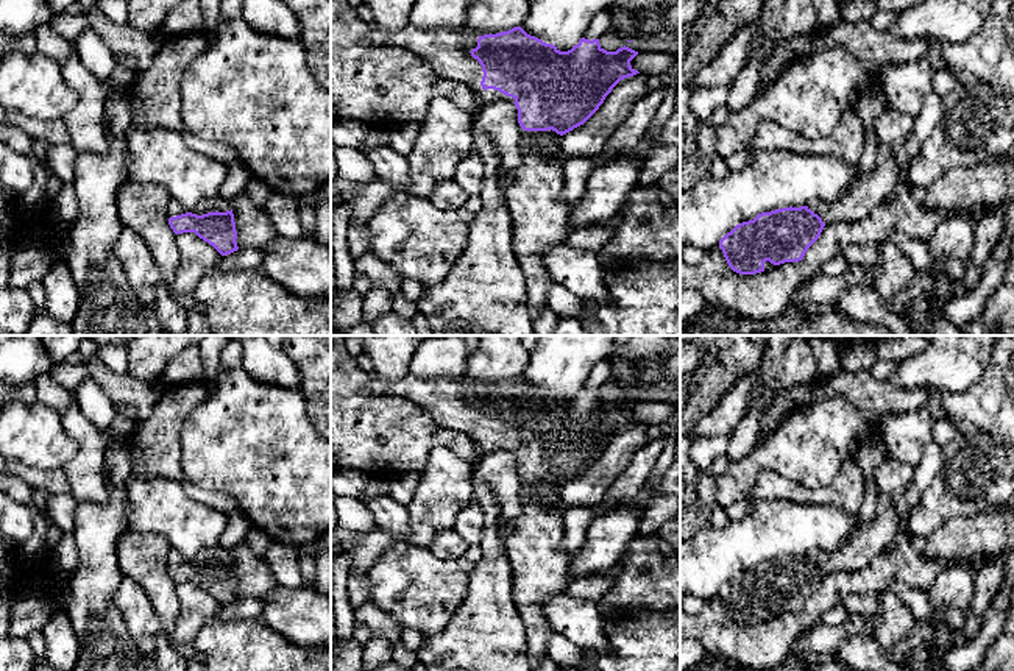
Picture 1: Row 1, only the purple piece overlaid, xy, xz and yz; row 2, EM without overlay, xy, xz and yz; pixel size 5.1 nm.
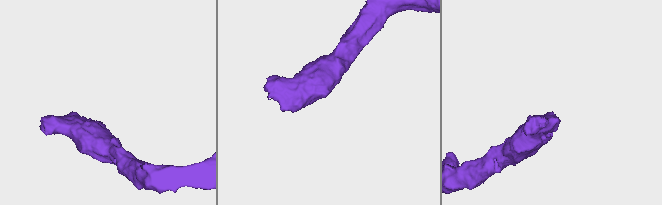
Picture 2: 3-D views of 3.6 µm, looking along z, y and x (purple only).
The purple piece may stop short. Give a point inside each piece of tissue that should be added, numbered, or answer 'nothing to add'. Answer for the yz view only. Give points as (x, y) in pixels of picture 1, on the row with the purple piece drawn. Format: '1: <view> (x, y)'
1: yz (877, 186)

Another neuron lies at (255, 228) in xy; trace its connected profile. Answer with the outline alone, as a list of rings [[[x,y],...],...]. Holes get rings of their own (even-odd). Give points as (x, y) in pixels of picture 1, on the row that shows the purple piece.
[[[246,192],[234,198],[231,204],[239,250],[264,248],[268,242],[279,236],[270,215],[262,208],[256,206]]]

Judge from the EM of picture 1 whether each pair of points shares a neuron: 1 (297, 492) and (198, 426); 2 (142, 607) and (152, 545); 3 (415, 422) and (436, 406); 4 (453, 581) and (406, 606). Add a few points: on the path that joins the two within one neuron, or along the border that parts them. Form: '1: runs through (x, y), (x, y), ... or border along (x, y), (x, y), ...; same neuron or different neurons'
1: runs through (272, 467), (247, 442), (223, 442); same neuron
2: border along (125, 575), (142, 589), (161, 624); different neurons
3: border along (412, 401), (437, 423), (459, 429); different neurons
4: runs through (442, 585), (417, 595); same neuron

